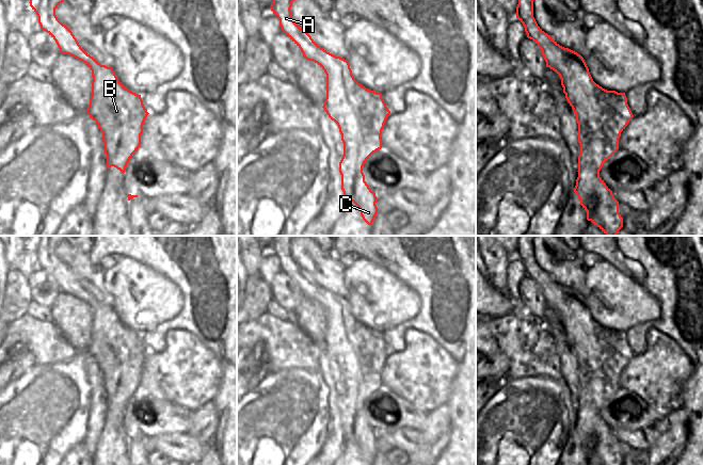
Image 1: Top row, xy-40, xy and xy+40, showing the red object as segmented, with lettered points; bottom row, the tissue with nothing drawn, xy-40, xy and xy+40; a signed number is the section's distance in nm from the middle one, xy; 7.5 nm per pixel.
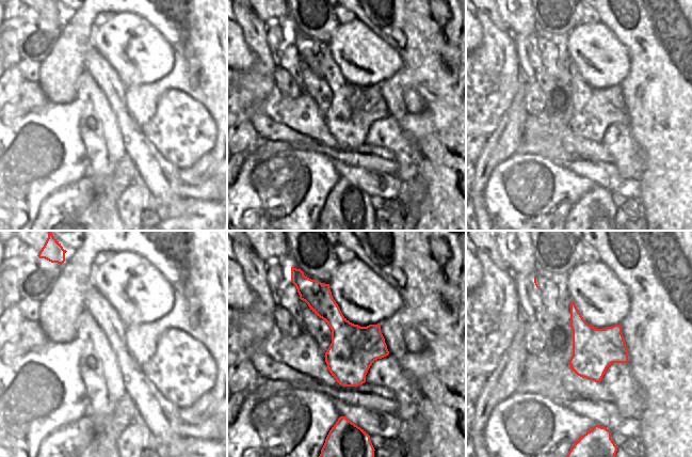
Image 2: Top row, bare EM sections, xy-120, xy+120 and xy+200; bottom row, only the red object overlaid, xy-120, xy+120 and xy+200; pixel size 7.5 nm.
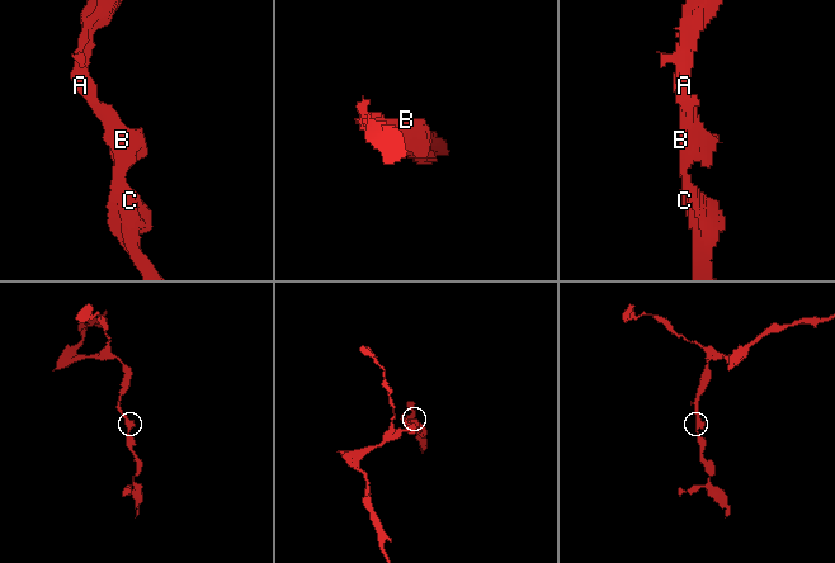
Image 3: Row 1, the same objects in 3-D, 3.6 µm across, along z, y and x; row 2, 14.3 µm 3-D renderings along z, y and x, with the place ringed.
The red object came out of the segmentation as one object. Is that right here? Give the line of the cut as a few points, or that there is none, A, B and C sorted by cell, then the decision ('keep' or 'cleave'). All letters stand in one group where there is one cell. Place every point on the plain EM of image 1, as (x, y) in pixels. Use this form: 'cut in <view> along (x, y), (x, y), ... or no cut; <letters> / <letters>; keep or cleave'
no cut; A B C; keep

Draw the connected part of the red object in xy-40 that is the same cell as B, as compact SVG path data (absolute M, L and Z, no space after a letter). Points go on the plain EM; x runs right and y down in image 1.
M31 236L30 245L38 256L41 268L46 270L57 282L60 291L82 300L92 309L92 335L86 352L96 360L102 371L107 407L114 405L123 413L130 397L141 384L143 363L149 353L143 343L141 334L129 330L116 316L113 306L101 304L91 295L78 282L68 266L55 254L55 247L64 240L63 236Z

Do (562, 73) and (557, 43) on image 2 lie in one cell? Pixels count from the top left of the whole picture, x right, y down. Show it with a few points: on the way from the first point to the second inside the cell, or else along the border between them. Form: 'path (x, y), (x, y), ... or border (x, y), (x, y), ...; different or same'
path (558, 65), (558, 50); same

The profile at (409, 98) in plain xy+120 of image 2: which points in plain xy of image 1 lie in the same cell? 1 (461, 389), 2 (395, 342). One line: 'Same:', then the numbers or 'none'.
Same: none

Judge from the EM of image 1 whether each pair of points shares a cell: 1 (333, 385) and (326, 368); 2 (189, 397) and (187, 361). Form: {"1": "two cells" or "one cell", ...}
{"1": "one cell", "2": "one cell"}

